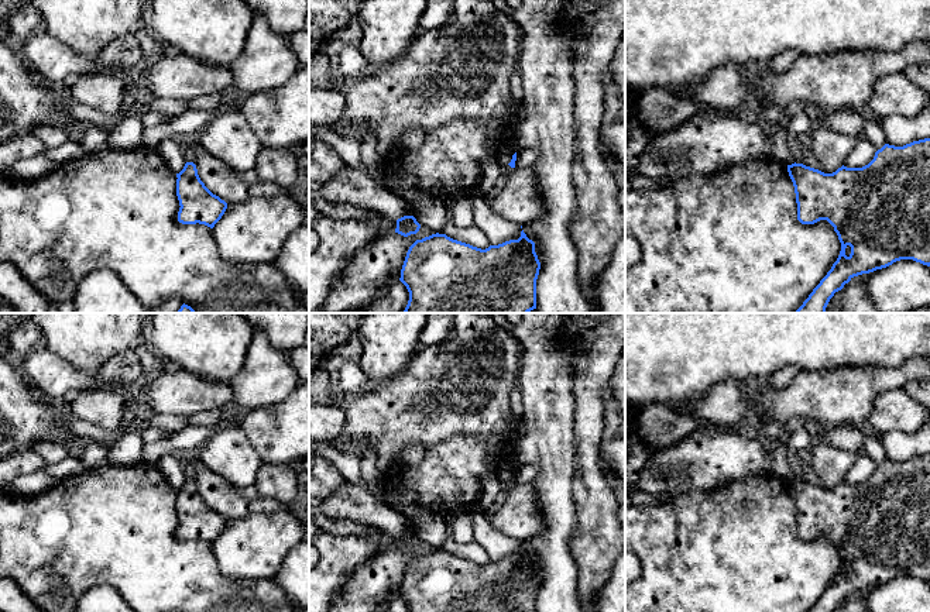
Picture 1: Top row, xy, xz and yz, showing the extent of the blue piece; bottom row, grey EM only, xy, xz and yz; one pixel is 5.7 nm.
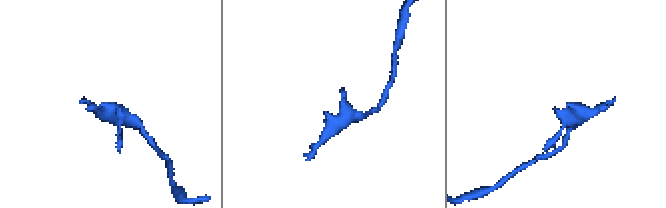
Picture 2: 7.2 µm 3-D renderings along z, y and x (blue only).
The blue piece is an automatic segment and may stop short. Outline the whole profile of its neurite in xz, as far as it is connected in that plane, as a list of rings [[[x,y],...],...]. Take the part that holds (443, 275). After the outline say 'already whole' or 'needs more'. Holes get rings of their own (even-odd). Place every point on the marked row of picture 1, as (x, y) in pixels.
[[[524,230],[518,240],[485,250],[436,233],[406,252],[399,278],[409,292],[404,313],[529,313],[536,309],[539,269],[535,243]]] | already whole

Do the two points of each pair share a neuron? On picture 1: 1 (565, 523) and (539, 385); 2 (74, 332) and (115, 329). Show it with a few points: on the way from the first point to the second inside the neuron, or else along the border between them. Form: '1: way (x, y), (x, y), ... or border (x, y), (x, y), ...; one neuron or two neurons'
1: way (556, 490), (556, 464), (548, 443), (546, 419); one neuron
2: way (83, 329), (105, 329); one neuron

